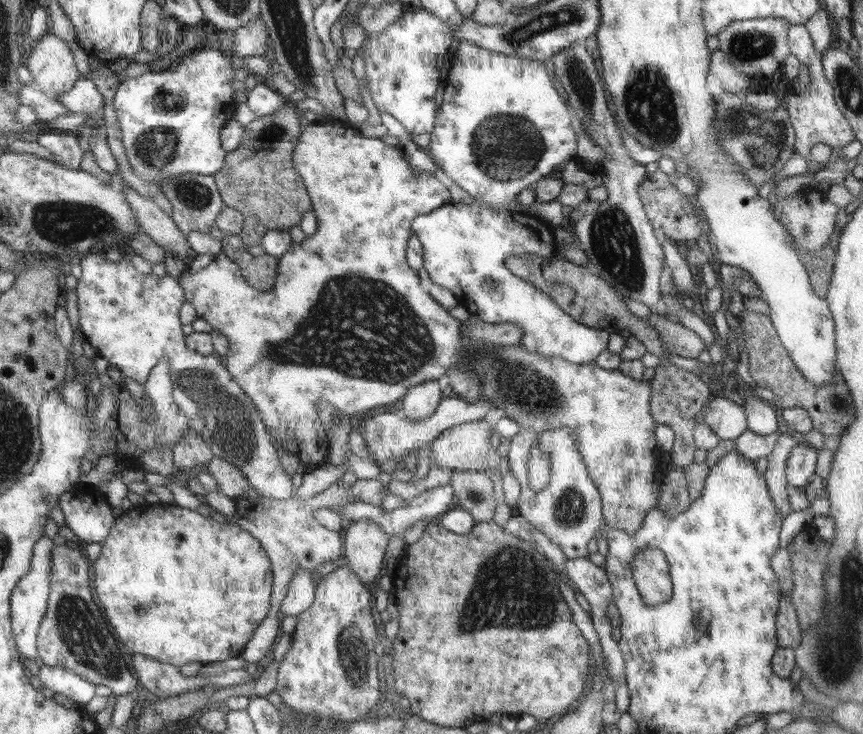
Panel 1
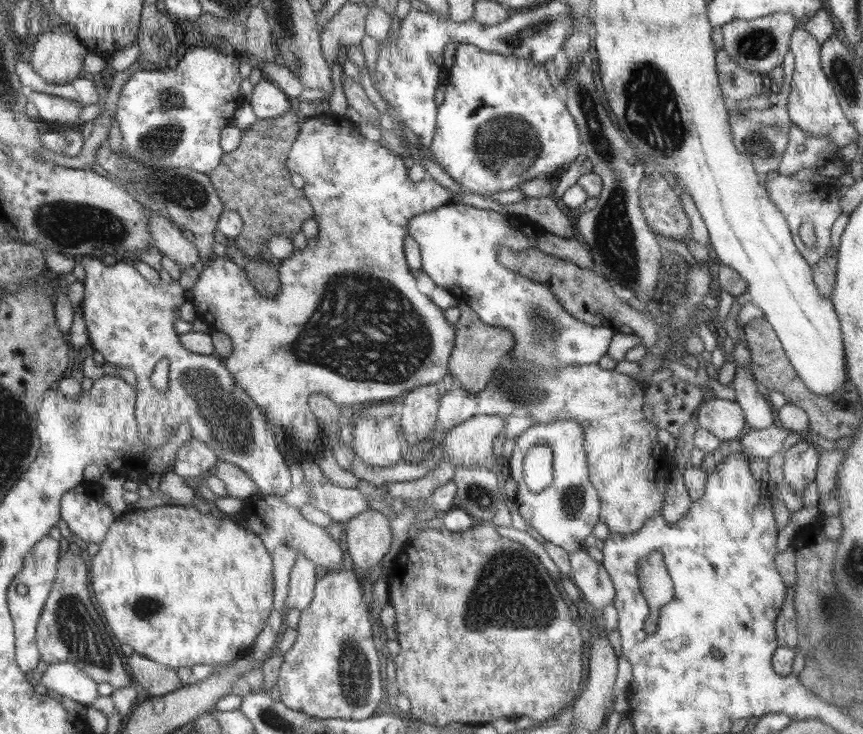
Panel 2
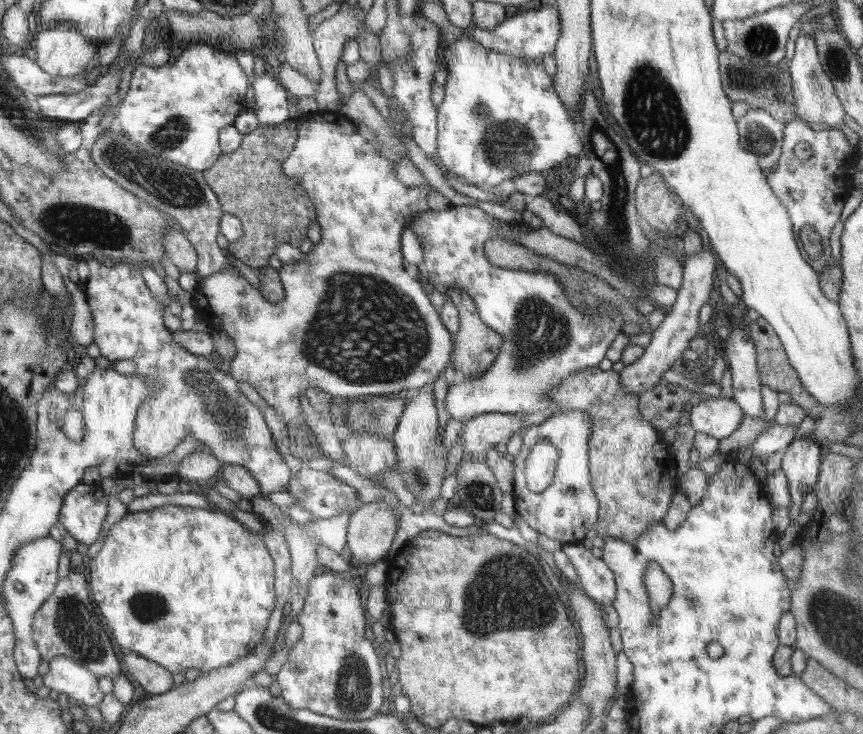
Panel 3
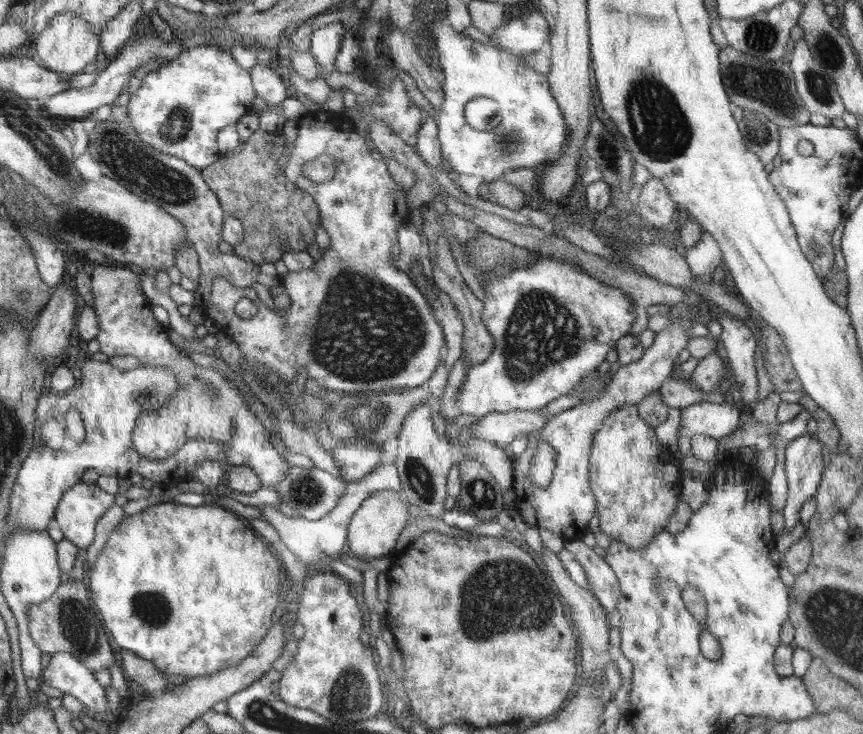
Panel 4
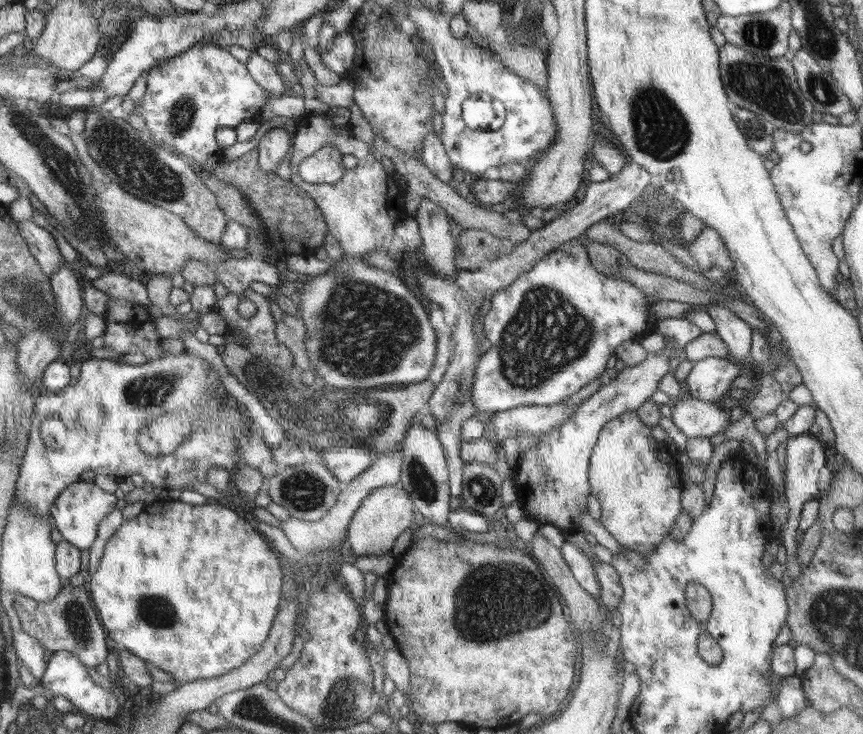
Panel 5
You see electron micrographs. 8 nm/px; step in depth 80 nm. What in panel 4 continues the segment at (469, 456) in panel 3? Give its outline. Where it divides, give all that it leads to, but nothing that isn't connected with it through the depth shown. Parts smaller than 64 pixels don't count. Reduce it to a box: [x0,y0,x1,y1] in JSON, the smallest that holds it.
[472,410,550,446]

